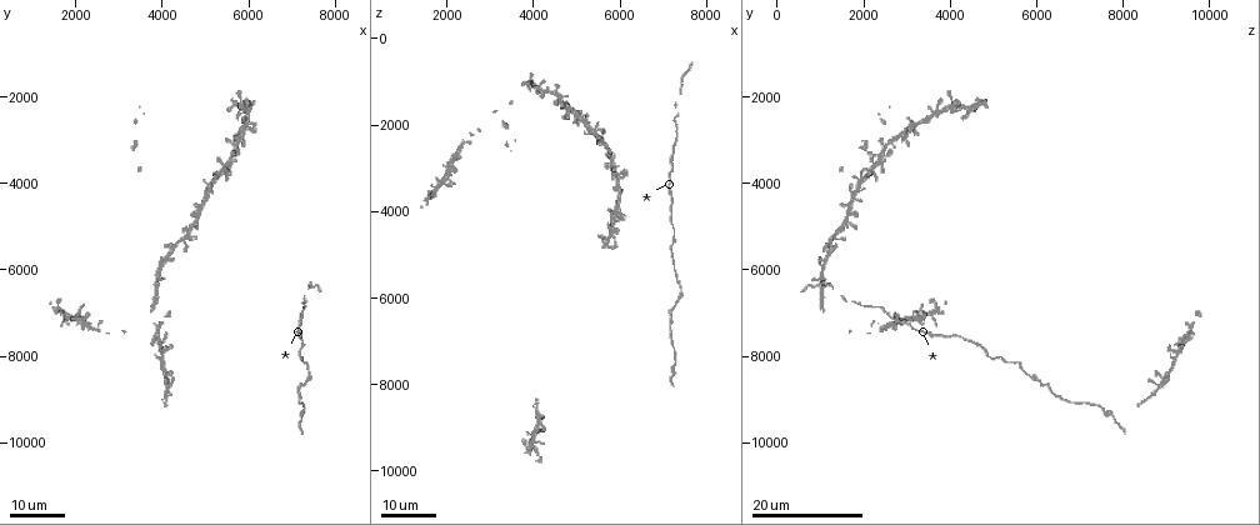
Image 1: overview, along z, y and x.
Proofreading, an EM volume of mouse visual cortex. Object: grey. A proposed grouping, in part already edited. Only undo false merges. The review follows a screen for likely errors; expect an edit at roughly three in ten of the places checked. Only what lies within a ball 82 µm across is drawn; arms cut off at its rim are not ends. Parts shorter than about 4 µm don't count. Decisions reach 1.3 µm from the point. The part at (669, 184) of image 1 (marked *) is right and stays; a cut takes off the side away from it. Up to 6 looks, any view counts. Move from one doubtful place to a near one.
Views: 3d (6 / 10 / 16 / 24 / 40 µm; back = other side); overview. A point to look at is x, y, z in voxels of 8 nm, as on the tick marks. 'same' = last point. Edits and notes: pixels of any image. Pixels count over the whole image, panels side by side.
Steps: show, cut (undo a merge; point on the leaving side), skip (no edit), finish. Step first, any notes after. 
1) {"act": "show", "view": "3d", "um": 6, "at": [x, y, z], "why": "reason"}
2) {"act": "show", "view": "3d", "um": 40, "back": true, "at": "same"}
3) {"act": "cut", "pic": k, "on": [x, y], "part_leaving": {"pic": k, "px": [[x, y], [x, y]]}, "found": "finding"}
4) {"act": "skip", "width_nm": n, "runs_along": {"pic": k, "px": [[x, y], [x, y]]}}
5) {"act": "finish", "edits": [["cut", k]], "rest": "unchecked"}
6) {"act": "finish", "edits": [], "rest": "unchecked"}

{"act": "show", "view": "3d", "um": 16, "at": [4600, 5150, 1300], "why": "four arms meet"}

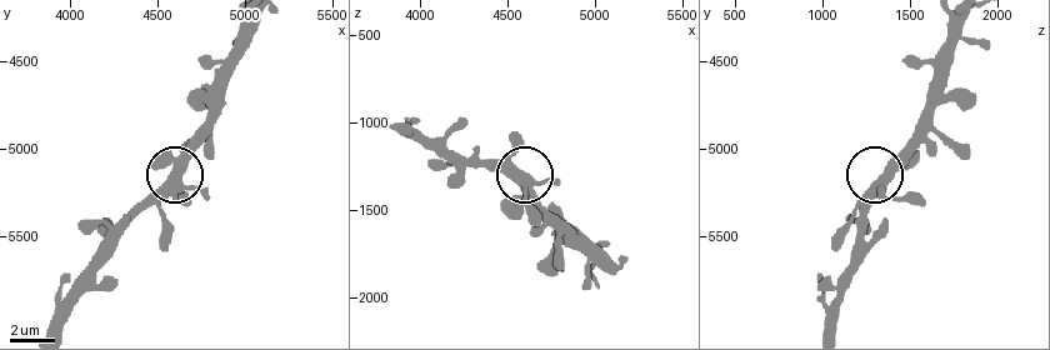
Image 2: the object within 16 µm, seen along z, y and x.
{"act": "show", "view": "3d", "um": 6, "at": [4580, 5180, 1340], "why": "zoom in"}

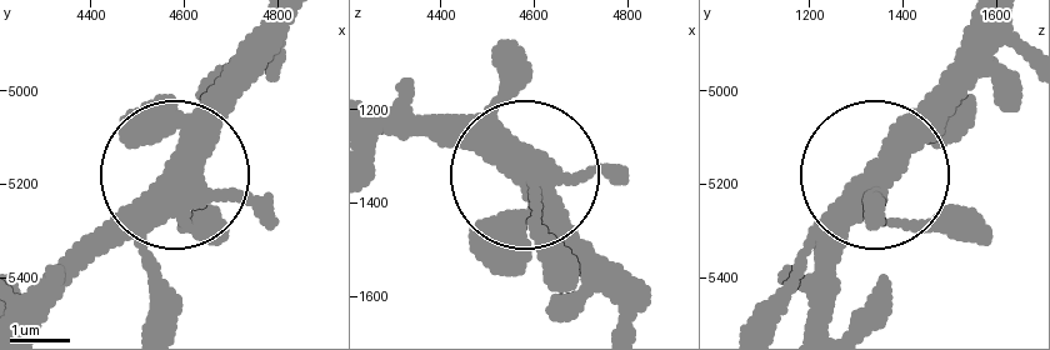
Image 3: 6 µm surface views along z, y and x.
{"act": "skip", "width_nm": 400, "found": "all the same neuron"}

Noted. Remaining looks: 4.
{"act": "show", "view": "3d", "um": 24, "at": [4950, 4450, 1650]}

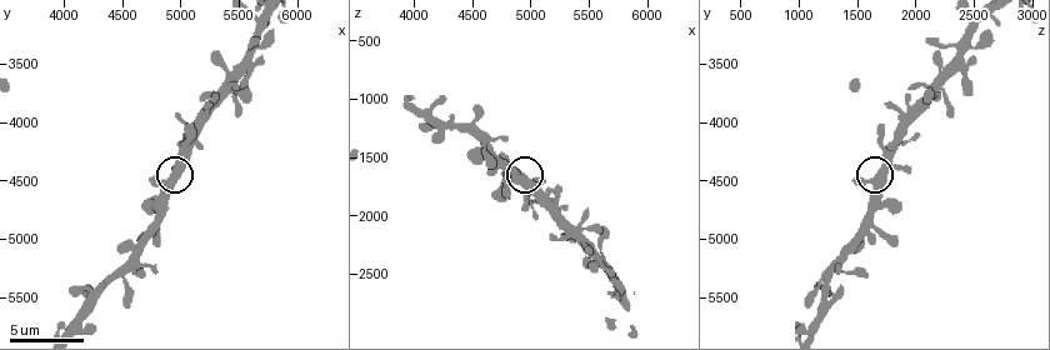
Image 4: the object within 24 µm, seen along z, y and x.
{"act": "show", "view": "3d", "um": 6, "at": [4880, 4500, 1620], "why": "zoom in"}

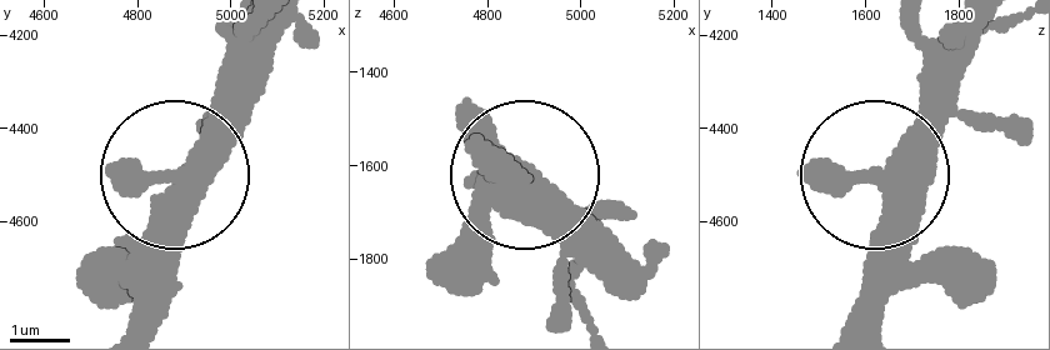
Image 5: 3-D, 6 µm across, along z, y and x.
{"act": "skip", "found": "one neuron here"}

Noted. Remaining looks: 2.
{"act": "show", "view": "3d", "um": 10, "at": [5460, 3600, 2240], "why": "arms part here"}

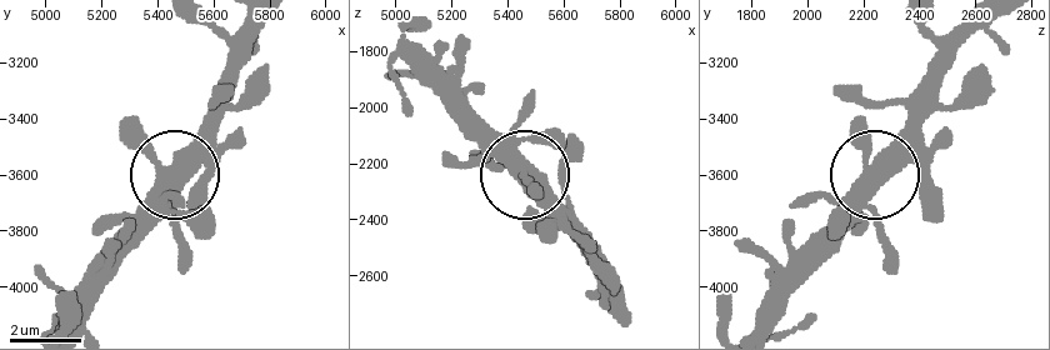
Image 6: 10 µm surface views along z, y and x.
{"act": "show", "view": "3d", "um": 6, "at": [5440, 3570, 2240], "why": "closer look"}

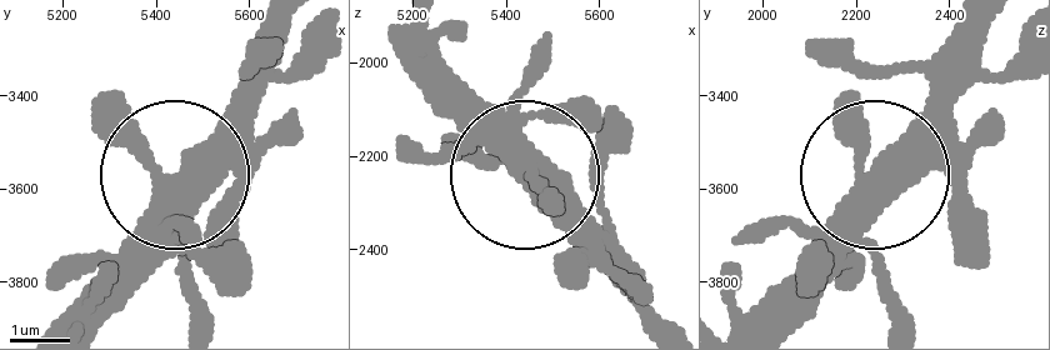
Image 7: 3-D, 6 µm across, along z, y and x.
{"act": "skip", "arms": 3, "found": "all the same neuron"}

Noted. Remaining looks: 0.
{"act": "finish", "edits": [], "rest": "unchecked"}

